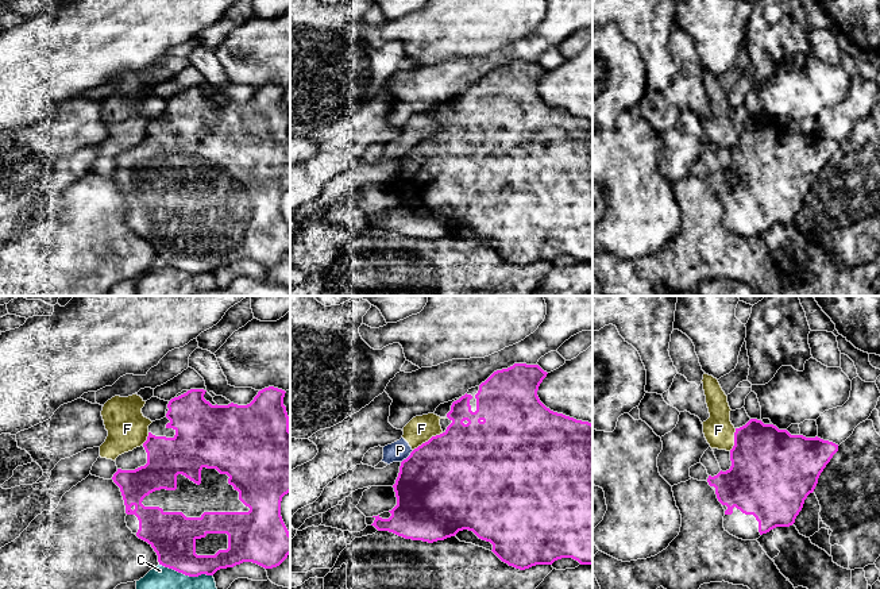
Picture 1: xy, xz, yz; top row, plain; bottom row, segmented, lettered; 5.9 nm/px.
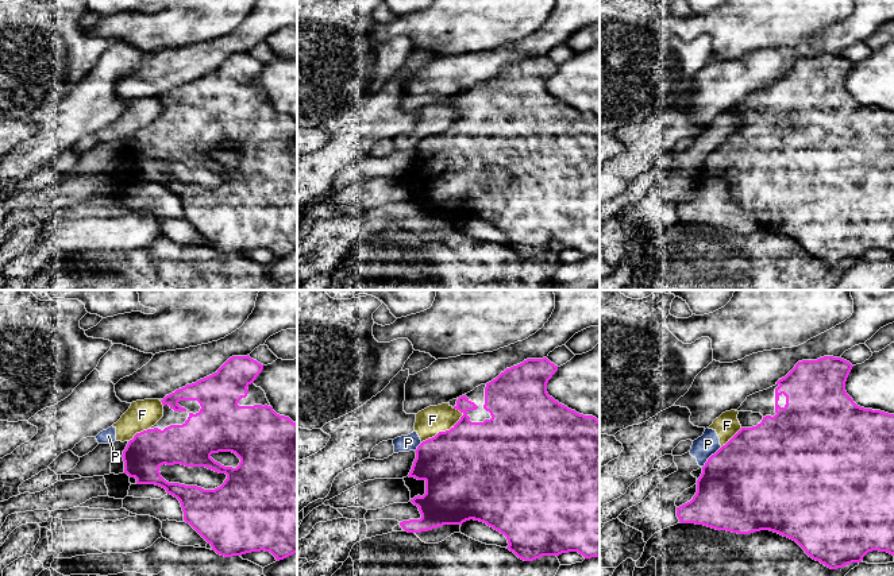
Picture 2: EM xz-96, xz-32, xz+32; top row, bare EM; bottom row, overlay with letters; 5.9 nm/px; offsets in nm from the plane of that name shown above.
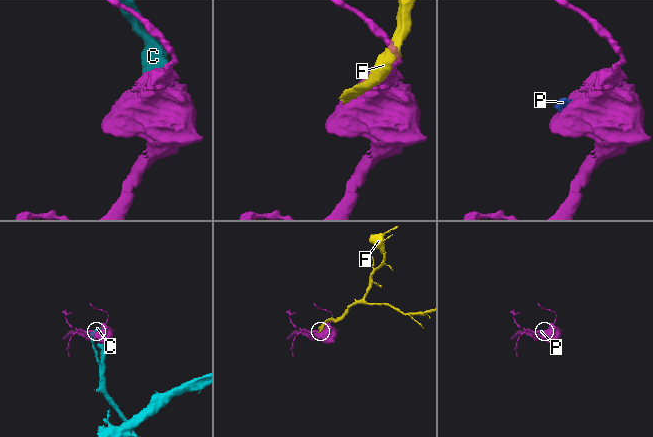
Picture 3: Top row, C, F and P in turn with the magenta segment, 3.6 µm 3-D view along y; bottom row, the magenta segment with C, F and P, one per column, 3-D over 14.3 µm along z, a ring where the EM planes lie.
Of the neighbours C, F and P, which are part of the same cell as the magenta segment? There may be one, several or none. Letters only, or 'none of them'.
none of them

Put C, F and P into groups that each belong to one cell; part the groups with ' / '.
C / F P

